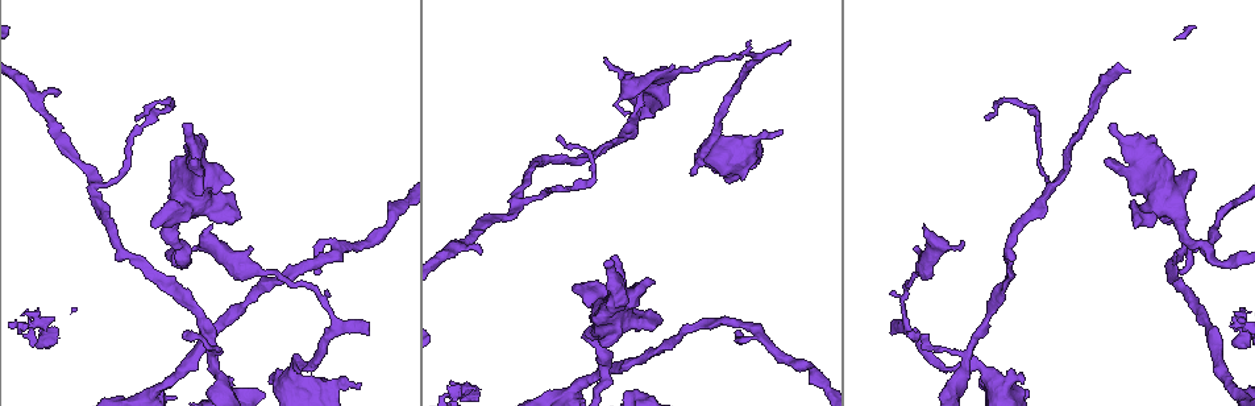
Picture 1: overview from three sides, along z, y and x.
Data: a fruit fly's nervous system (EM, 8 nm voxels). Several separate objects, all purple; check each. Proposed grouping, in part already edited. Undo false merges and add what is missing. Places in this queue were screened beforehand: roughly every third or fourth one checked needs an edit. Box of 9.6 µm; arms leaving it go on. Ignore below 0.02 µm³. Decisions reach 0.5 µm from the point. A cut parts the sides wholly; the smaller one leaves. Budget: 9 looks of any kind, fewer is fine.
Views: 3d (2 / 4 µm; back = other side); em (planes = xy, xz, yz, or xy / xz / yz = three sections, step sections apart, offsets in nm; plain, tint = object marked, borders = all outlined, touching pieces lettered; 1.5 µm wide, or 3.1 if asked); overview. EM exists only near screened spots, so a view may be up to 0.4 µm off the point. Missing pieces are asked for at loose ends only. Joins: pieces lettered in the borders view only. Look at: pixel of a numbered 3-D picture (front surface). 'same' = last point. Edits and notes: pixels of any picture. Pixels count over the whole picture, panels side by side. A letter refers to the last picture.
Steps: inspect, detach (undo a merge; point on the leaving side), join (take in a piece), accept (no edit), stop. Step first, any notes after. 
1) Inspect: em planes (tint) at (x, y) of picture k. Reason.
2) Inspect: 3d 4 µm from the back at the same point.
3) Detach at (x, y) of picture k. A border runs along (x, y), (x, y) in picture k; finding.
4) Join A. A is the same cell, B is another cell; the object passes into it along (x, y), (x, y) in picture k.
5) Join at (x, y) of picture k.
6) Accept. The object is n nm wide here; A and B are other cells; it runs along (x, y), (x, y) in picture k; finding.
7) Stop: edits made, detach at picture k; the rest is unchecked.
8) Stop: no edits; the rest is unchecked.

Inspect: 3d 4 µm at (1051, 190) of picture 1. Three arms meet.

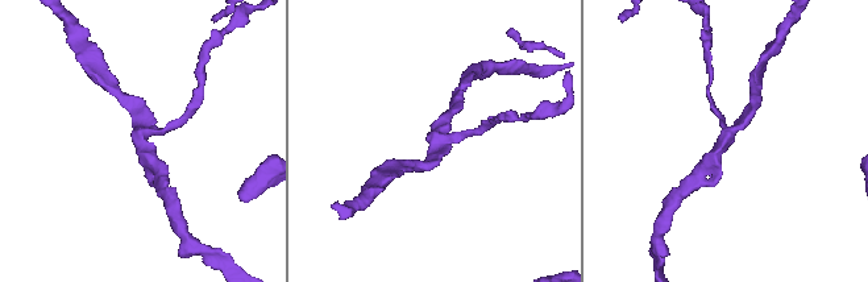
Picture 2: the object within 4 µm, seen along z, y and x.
Inspect: em planes (tint) at (442, 136) of picture 2. Shape alone is not enough.

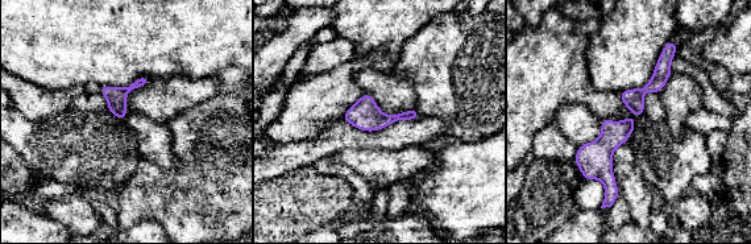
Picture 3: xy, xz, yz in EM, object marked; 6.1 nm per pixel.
Inspect: em planes (borders) at the same point.

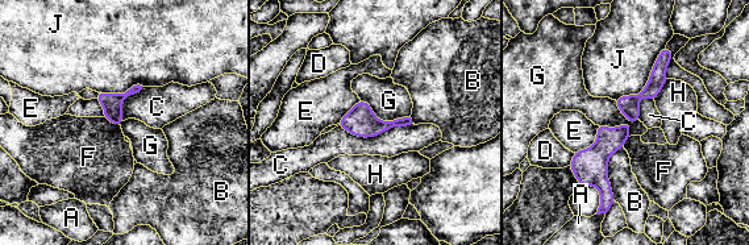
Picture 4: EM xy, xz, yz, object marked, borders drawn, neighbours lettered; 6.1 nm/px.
Accept. A, B, C, D, E, F, G, H and J are other cells; 3 arms meet here; it runs along (665, 59), (600, 153), (606, 202) in picture 4; continuous, no second neuron.

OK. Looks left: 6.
Inspect: 3d 4 µm at (558, 140) of picture 1. Free end.

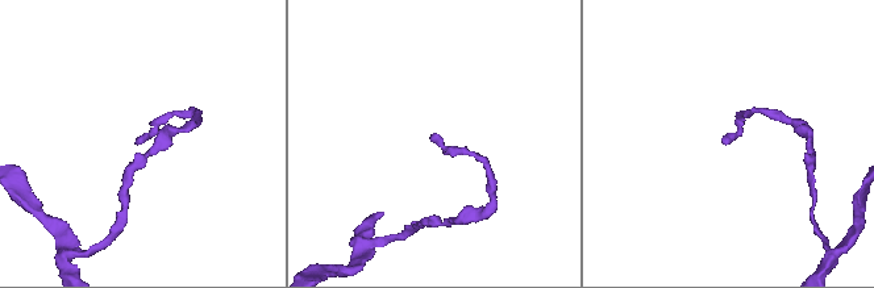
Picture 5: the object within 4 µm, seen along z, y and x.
Inspect: em planes (borders) at (729, 143) of picture 5.

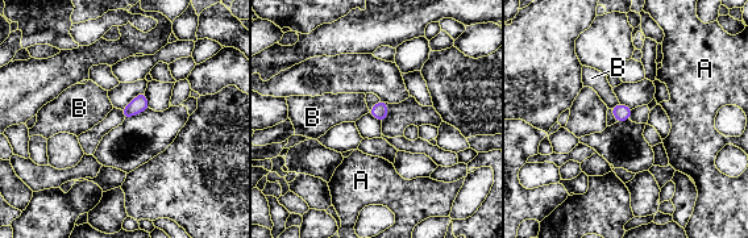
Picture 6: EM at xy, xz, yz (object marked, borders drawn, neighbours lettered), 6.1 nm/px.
Accept. A and B are other cells; a border runs along (619, 103), (609, 108) in picture 6; no lettered piece goes on from it.

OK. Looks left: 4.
Inspect: 3d 4 µm at (628, 114) of picture 1. Branch stops here.

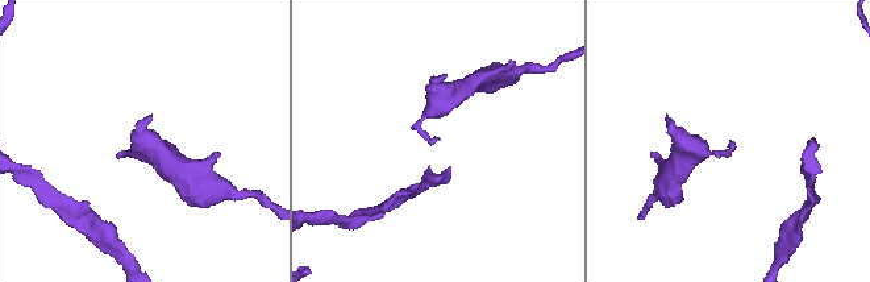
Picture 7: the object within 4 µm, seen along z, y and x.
Inspect: em planes (borders) at (439, 139) of picture 7. Shape alone is not enough.

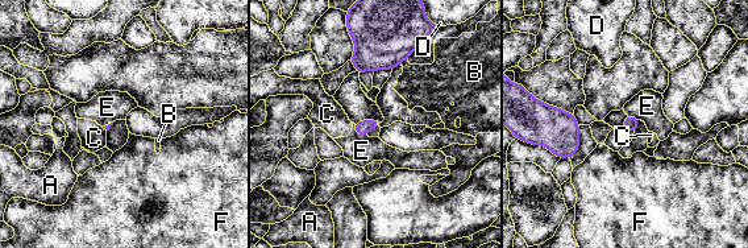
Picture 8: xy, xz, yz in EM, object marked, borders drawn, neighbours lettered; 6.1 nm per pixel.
Accept. A, B, C, D, E and F are other cells; a border runs along (423, 42), (407, 58) in picture 8; no lettered piece goes on from it.

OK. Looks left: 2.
Inspect: 3d 4 µm at (1193, 264) of picture 1.

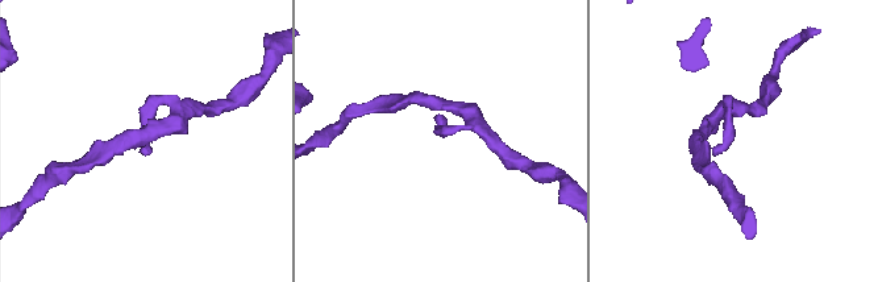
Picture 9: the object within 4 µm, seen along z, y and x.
Inspect: em planes (borders) at (732, 138) of picture 9. The arms are 180, 200 nm wide; now the EM.

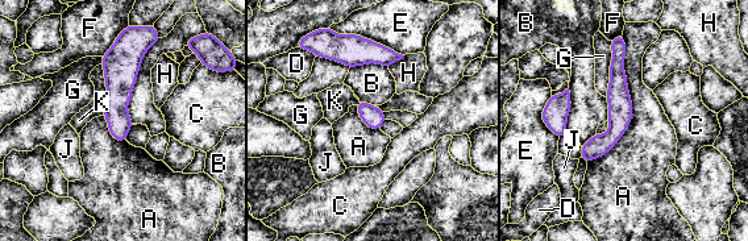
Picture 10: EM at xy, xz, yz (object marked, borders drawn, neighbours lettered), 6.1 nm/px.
Accept. A, B, C, D, E, F, G, H, J and K are other cells; a border runs along (623, 34), (631, 123), (587, 162) in picture 10; no lettered piece goes on from it.

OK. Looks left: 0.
Stop: no edits; the rest is unchecked.

